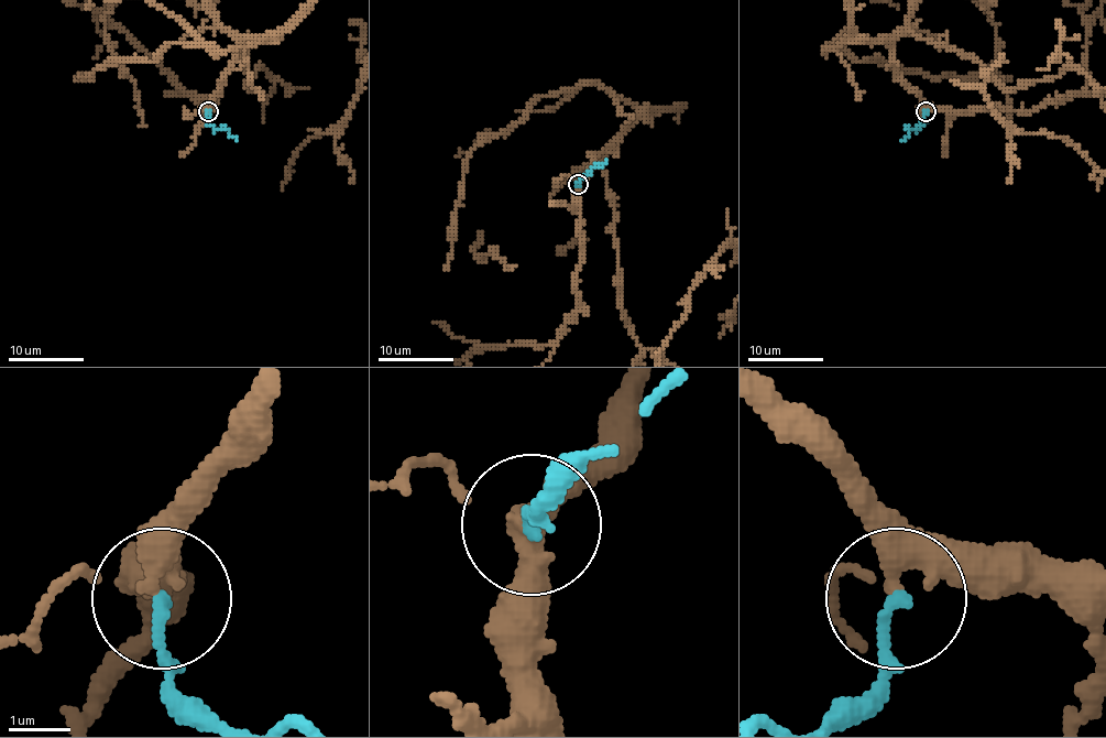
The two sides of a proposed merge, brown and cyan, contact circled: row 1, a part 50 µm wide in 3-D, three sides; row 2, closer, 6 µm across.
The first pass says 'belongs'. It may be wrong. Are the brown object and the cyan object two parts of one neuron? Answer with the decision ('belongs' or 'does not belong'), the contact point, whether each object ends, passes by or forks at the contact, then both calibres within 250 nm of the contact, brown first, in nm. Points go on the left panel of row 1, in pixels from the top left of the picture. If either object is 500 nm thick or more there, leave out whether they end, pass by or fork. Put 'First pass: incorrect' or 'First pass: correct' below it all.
belongs; at (208, 111); brown forks there; cyan ends there; 280 nm thick on the brown side, 190 nm on the other
First pass: correct

